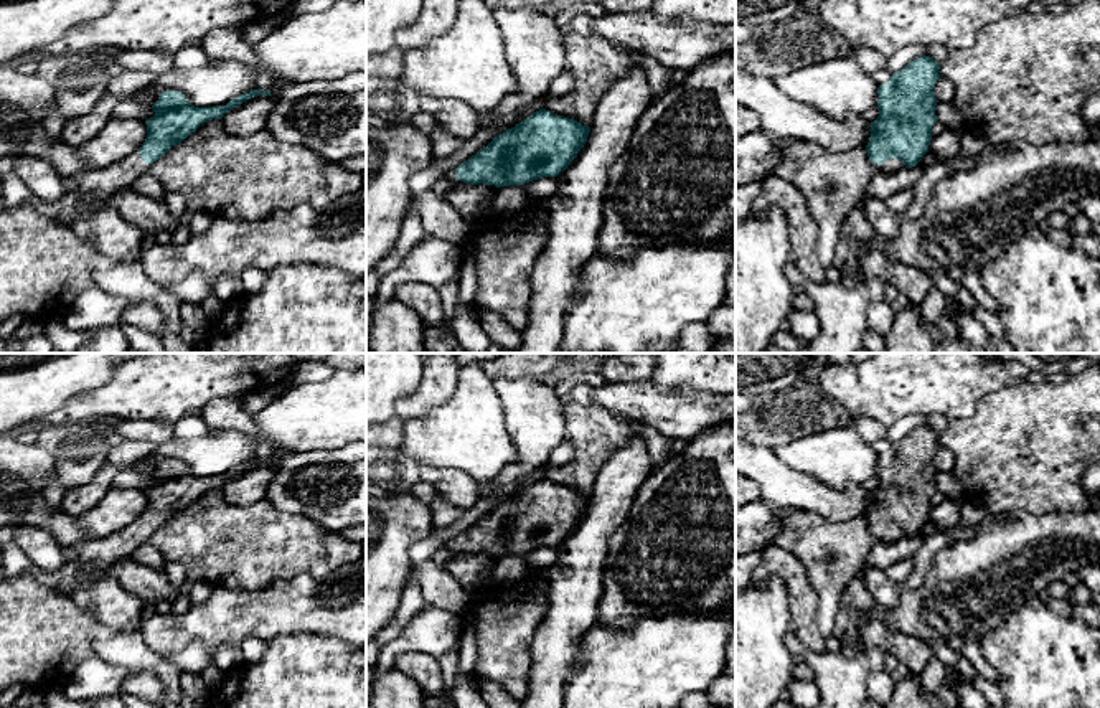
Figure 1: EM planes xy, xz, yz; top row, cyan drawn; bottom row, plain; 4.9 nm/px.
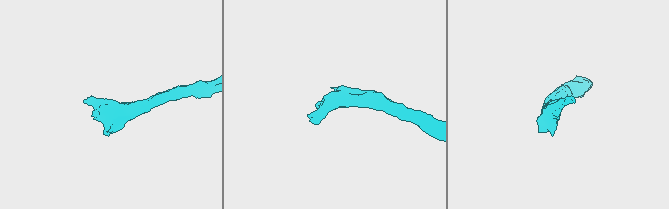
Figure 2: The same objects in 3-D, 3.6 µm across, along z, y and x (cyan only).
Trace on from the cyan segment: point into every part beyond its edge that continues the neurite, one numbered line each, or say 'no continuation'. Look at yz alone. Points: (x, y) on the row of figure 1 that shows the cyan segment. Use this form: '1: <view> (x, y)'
1: yz (893, 165)

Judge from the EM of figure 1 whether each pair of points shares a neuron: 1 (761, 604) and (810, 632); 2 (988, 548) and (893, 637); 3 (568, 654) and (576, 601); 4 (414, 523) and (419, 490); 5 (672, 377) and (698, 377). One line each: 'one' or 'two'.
1: two
2: two
3: one
4: two
5: one

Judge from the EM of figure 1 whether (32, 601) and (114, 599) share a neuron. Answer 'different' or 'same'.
different

